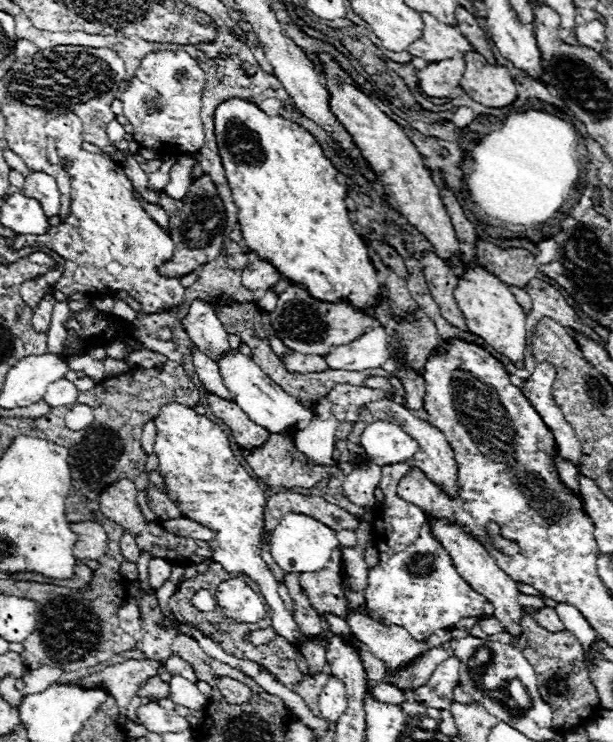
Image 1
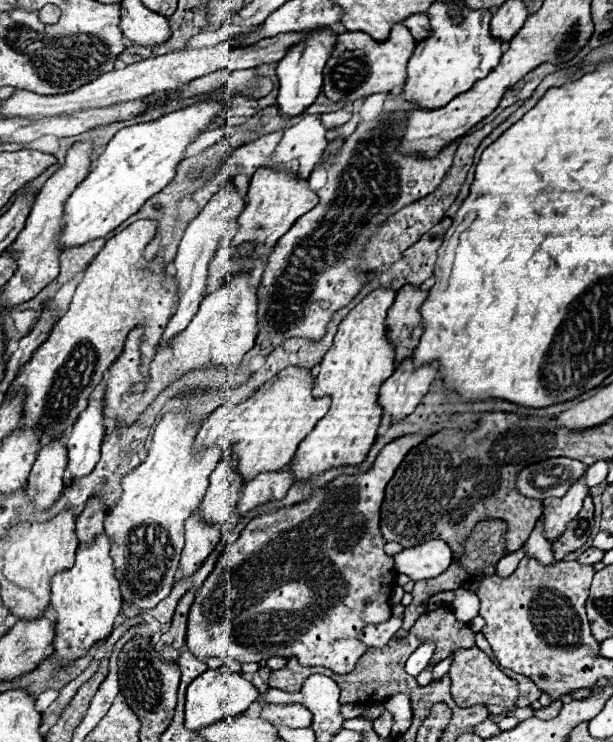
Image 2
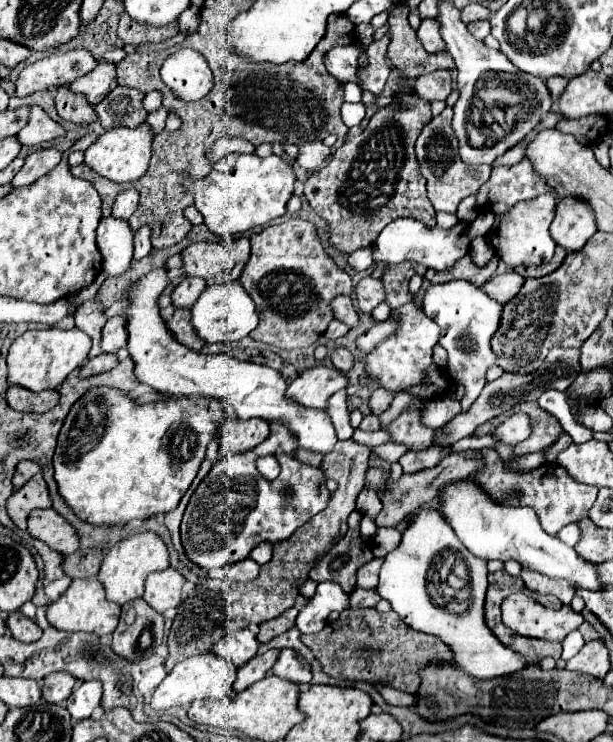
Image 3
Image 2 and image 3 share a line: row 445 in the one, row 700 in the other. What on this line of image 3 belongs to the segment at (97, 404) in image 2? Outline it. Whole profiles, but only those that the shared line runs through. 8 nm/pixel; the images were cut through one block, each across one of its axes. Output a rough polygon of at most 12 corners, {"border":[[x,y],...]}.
{"border":[[82,682],[68,698],[74,720],[100,706],[102,682]]}

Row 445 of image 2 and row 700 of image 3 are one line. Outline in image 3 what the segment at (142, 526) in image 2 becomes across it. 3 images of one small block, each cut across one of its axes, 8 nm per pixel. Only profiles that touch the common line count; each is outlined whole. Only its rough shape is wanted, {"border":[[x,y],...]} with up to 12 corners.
{"border":[[214,652],[186,658],[154,690],[150,706],[188,708],[234,696],[236,668]]}

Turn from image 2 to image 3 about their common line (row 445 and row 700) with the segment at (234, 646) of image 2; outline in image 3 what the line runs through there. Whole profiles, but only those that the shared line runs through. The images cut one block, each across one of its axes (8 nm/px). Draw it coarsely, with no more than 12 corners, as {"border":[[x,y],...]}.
{"border":[[376,686],[388,704],[414,706],[416,694]]}

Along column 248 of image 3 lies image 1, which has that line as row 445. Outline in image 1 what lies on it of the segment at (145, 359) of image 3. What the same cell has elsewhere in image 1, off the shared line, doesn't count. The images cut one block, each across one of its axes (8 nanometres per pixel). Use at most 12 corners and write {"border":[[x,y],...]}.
{"border":[[366,426],[360,444],[378,466],[408,462],[418,452],[400,426]]}

